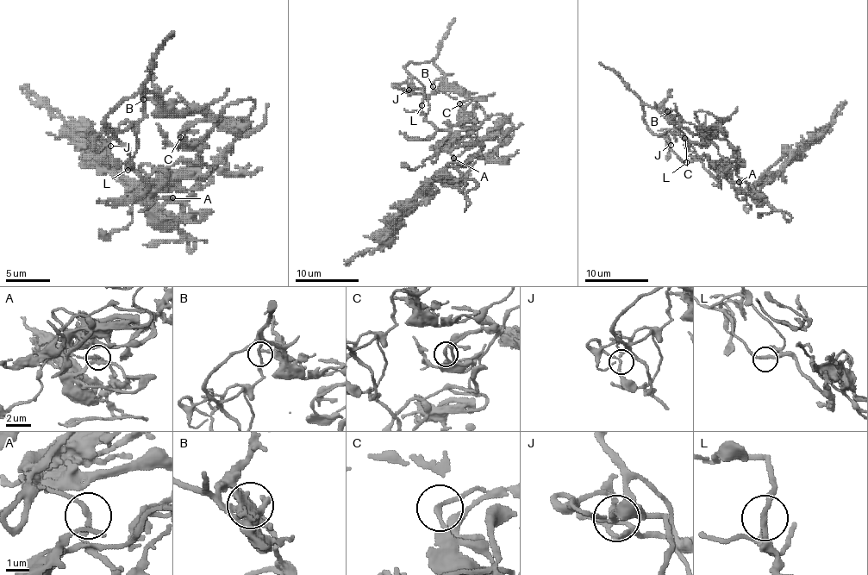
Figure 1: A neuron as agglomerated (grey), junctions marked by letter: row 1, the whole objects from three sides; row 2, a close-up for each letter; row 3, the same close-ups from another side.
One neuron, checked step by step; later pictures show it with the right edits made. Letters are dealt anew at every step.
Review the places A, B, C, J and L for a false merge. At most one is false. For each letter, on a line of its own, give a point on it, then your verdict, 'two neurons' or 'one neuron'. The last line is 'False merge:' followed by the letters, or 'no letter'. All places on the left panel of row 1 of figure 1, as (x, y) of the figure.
A: place (172, 197); one neuron
B: place (143, 99); one neuron
C: place (180, 137); one neuron
J: place (110, 146); one neuron
L: place (128, 170); one neuron
False merge: no letter

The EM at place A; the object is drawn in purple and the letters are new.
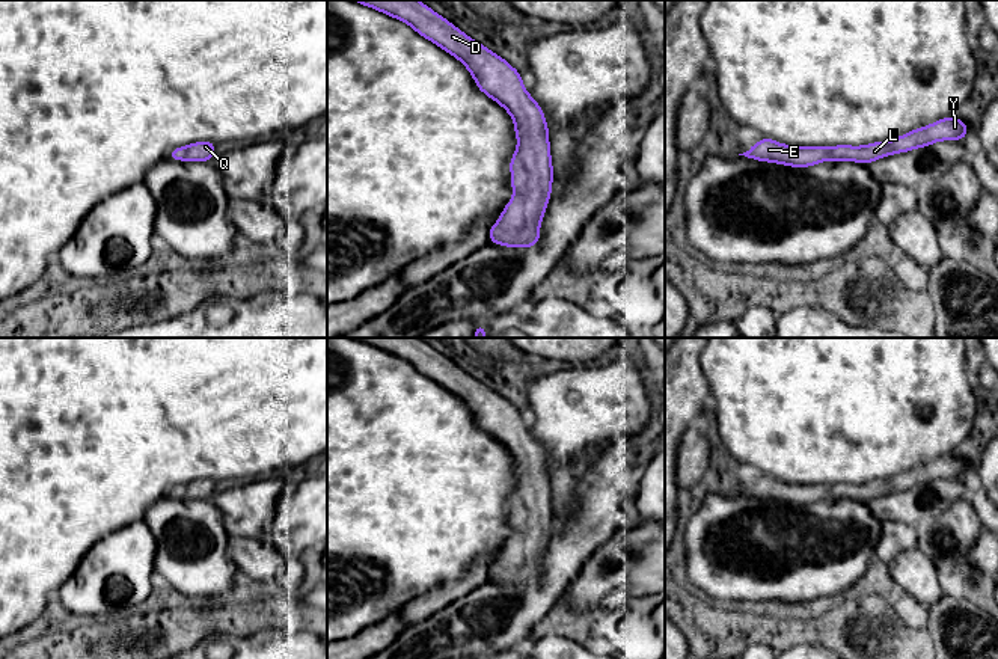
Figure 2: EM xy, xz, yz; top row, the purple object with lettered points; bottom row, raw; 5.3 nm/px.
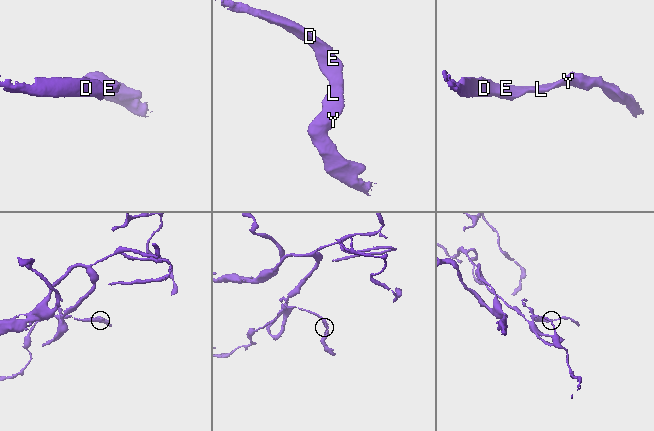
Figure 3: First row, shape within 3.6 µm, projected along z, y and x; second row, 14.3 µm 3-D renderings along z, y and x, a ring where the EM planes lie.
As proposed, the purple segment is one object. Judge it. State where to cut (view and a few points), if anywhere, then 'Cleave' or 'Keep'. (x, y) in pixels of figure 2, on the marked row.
No split. Keep

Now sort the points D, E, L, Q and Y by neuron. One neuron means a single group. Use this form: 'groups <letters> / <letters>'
groups D E L Q Y

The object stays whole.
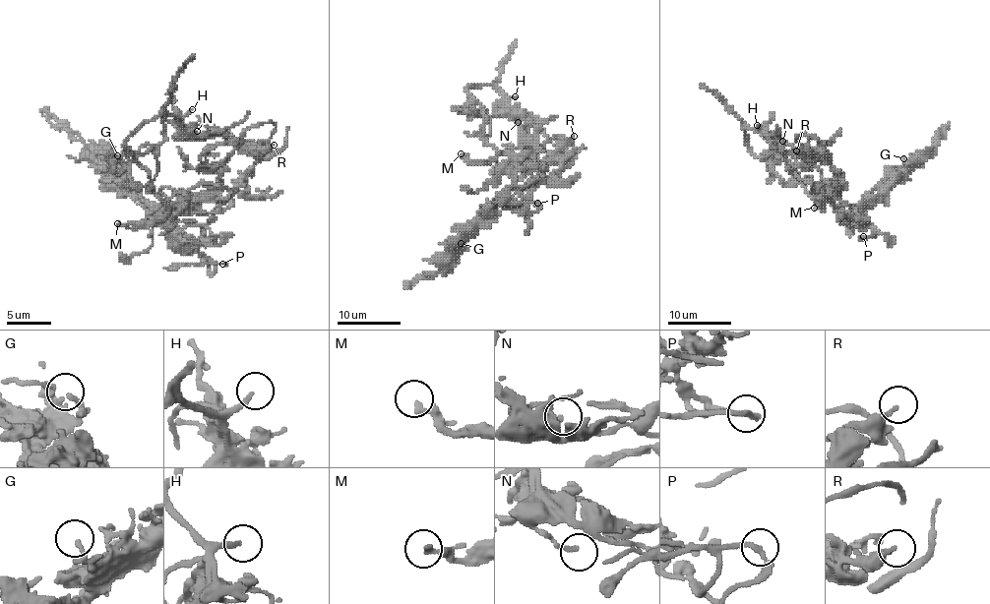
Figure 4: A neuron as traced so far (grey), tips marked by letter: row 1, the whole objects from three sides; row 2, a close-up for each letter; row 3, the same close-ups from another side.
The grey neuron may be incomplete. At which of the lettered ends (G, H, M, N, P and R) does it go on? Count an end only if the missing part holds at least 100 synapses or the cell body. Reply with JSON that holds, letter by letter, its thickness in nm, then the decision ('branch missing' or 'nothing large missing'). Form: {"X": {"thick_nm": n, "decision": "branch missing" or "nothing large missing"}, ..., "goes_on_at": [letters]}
{"G": {"thick_nm": 120, "decision": "nothing large missing"}, "H": {"thick_nm": 190, "decision": "branch missing"}, "M": {"thick_nm": 240, "decision": "nothing large missing"}, "N": {"thick_nm": 180, "decision": "nothing large missing"}, "P": {"thick_nm": 160, "decision": "nothing large missing"}, "R": {"thick_nm": 240, "decision": "nothing large missing"}, "goes_on_at": ["H"]}

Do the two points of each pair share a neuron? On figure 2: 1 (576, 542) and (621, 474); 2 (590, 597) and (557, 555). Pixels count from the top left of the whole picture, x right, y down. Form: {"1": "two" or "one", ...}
{"1": "one", "2": "two"}

